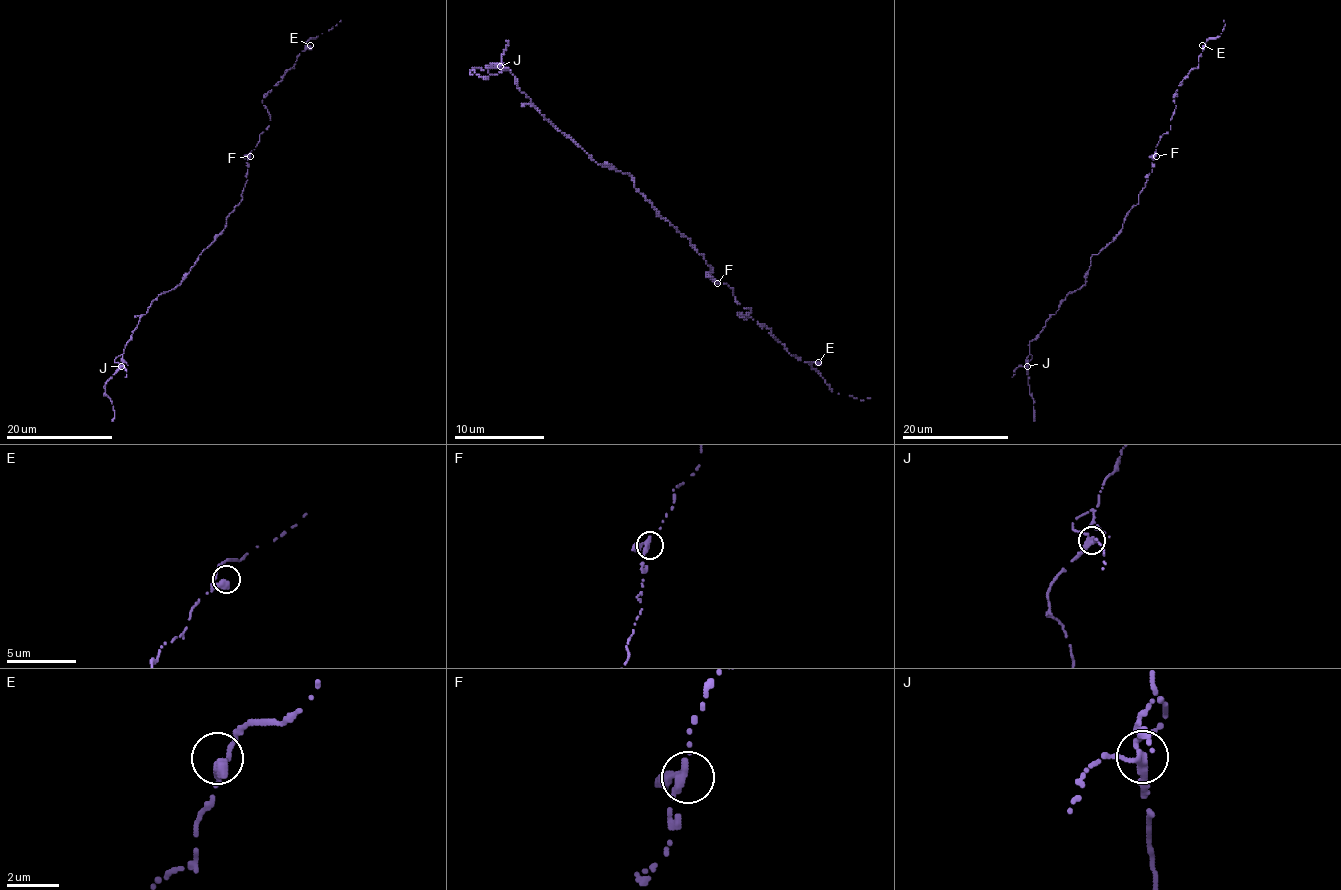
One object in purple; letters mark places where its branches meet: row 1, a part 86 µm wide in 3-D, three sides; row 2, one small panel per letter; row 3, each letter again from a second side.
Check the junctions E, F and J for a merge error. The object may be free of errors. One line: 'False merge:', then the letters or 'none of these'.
False merge: none of these

